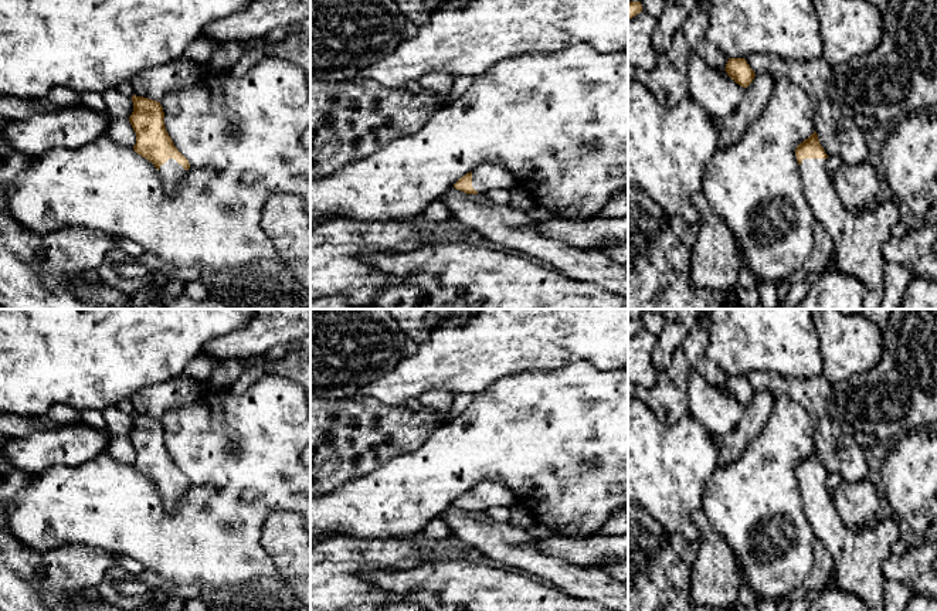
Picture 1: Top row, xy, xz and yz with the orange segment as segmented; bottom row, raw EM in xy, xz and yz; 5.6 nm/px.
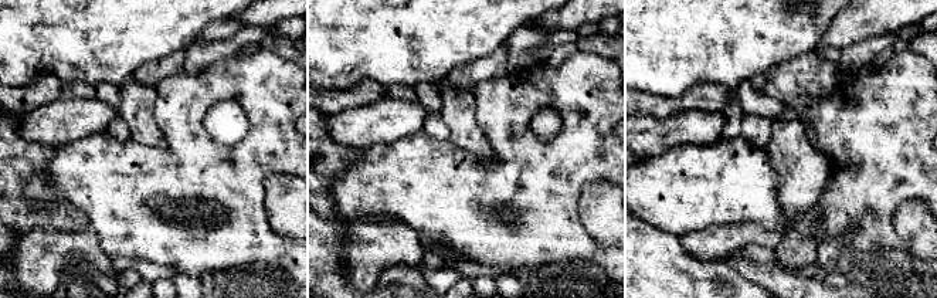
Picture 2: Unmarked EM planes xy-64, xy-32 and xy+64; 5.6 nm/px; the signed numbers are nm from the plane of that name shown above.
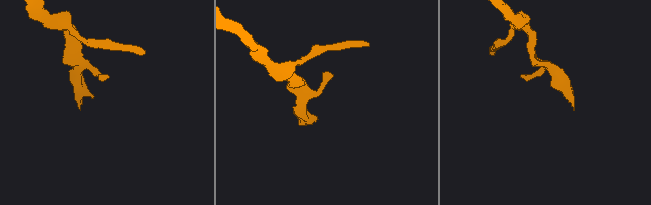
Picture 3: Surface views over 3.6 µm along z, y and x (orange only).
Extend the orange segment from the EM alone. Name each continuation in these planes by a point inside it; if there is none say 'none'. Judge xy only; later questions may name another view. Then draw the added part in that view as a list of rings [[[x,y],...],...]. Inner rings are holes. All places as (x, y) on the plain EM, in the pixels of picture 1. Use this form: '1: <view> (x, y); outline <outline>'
1: xy (170, 491); outline [[[169,476],[160,483],[159,492],[163,499],[164,508],[169,513],[174,510],[181,496],[186,493],[187,488],[183,486],[174,476]]]

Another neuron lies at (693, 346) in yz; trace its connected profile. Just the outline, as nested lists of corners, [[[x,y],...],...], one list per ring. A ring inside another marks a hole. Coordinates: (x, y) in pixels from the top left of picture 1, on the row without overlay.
[[[699,309],[699,323],[683,340],[682,349],[693,370],[696,370],[710,384],[724,388],[729,374],[726,374],[706,354],[707,330],[710,329],[710,326],[712,313],[709,313],[706,309]]]

